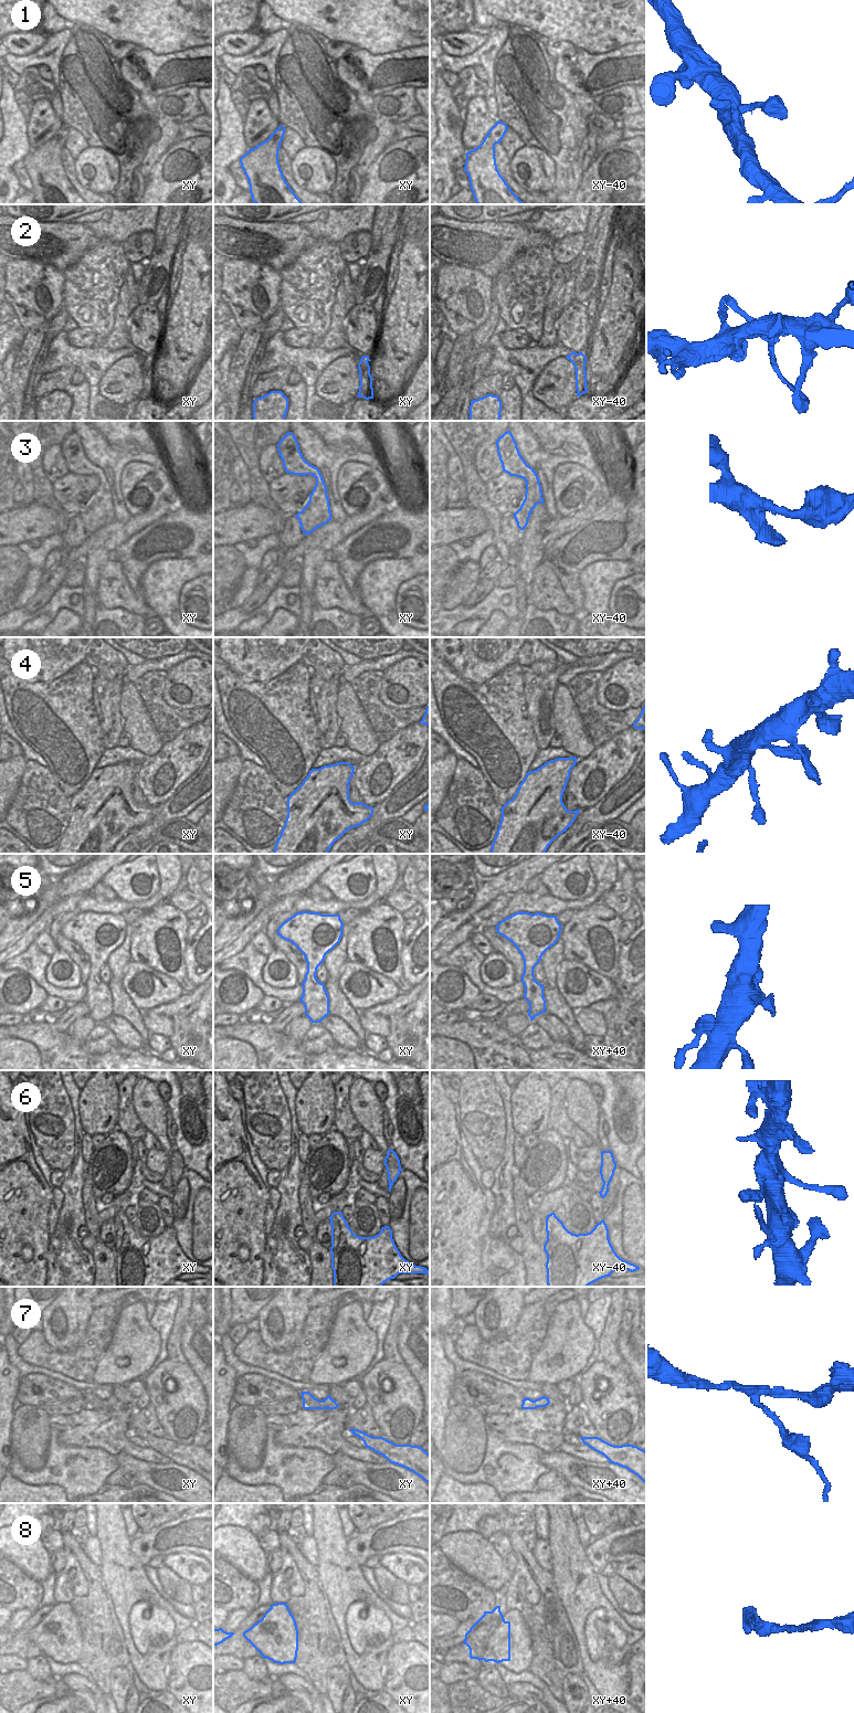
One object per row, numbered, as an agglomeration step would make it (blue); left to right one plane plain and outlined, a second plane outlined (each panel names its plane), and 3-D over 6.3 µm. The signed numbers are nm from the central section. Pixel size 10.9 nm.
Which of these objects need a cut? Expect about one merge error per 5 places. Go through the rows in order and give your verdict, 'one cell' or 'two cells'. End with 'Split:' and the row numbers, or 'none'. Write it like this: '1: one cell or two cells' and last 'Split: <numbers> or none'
1: one cell
2: two cells
3: one cell
4: one cell
5: one cell
6: one cell
7: two cells
8: two cells
Split: 2, 7, 8

